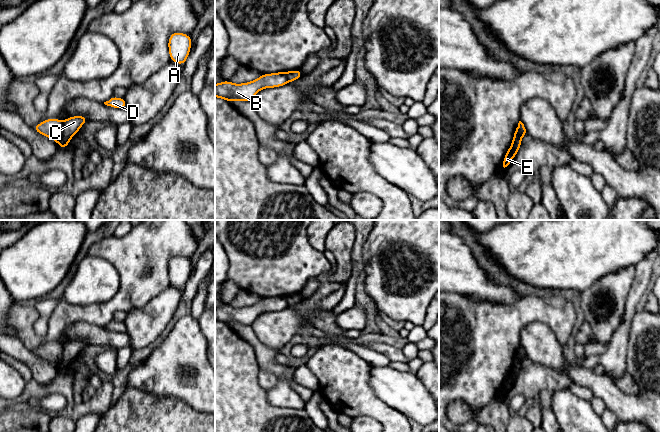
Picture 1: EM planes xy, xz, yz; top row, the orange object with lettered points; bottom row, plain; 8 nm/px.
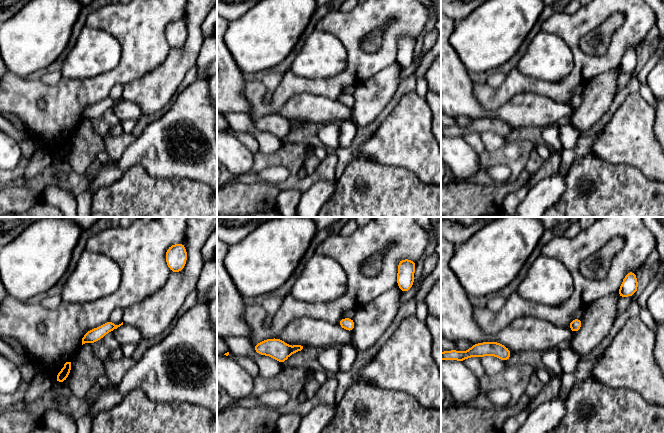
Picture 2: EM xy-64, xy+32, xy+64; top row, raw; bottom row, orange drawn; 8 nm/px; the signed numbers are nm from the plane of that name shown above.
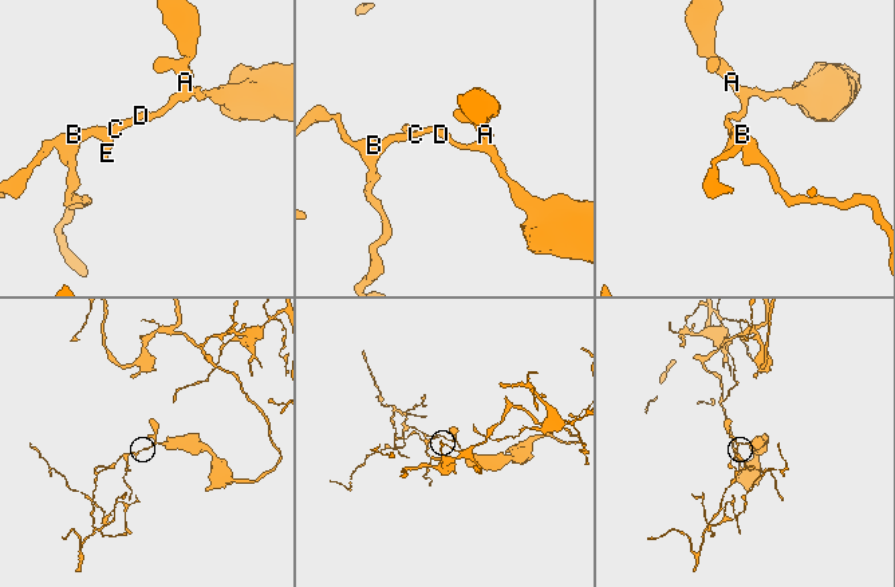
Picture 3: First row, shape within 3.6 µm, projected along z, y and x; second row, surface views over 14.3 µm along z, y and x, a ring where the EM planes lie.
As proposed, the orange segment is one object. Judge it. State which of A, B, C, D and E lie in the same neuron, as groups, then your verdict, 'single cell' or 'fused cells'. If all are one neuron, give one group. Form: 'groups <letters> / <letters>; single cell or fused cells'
groups A C D E / B; fused cells

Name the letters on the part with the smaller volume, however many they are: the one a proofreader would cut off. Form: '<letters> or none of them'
B

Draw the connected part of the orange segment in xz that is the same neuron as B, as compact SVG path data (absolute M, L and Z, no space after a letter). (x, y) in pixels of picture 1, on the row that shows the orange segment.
M283 72L262 74L254 81L234 84L227 80L215 84L215 97L230 101L244 101L248 102L264 88L281 87L289 81Z

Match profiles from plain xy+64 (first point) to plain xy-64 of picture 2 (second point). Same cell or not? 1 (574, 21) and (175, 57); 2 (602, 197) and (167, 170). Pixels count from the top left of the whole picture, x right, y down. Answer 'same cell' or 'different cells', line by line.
1: different cells
2: different cells

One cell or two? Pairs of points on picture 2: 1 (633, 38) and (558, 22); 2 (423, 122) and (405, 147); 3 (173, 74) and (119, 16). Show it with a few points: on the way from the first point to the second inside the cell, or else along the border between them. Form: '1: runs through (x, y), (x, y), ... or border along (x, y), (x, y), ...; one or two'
1: runs through (629, 14), (625, 10), (599, 10), (582, 21); one
2: runs through (417, 128), (405, 141); one
3: border along (171, 48), (167, 57), (158, 66), (143, 75); two

